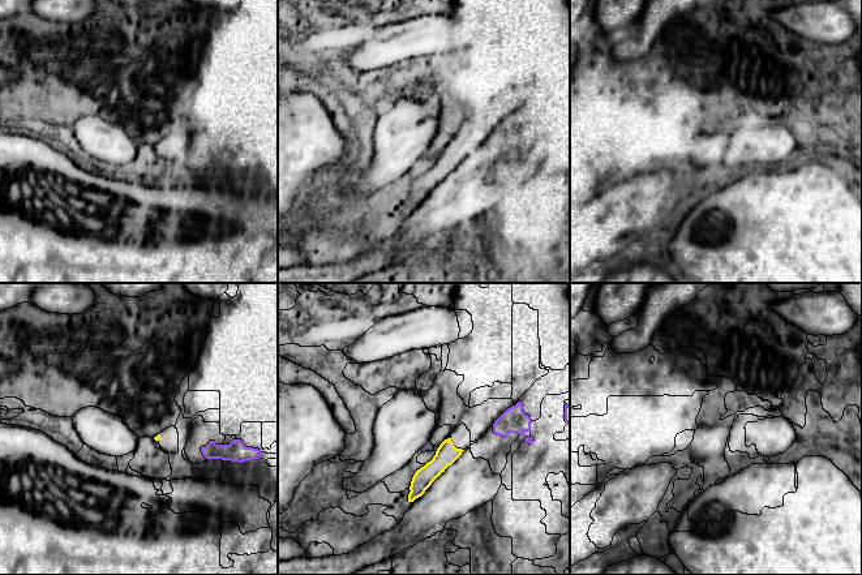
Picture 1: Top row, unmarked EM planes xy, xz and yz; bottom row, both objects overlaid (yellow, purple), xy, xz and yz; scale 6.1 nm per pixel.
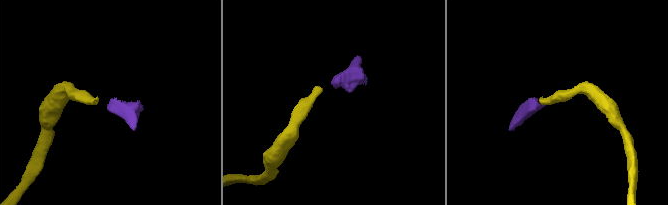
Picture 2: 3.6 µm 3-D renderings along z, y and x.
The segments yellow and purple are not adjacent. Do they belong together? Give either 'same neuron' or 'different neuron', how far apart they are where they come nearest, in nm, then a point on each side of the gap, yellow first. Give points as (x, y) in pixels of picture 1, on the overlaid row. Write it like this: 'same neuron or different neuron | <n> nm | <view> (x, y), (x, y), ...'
different neuron | 220 nm | xz (463, 450), (493, 432)

